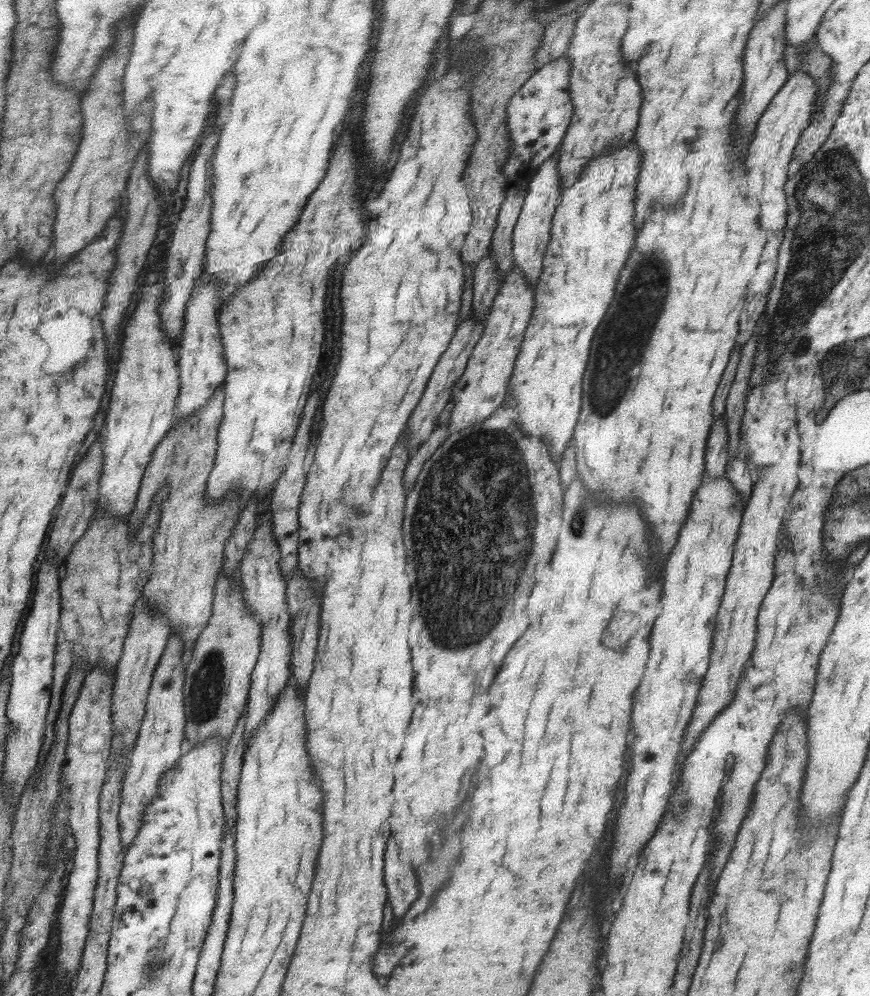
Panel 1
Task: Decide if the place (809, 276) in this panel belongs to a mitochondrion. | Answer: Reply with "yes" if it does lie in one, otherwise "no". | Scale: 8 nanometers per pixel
yes

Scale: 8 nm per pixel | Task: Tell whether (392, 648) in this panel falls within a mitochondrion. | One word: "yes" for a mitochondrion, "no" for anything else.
no

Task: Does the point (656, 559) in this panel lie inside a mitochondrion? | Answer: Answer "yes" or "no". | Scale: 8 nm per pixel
no

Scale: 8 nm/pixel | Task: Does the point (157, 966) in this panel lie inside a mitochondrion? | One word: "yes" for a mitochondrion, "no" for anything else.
yes

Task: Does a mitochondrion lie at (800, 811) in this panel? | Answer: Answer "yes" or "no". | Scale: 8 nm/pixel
no

